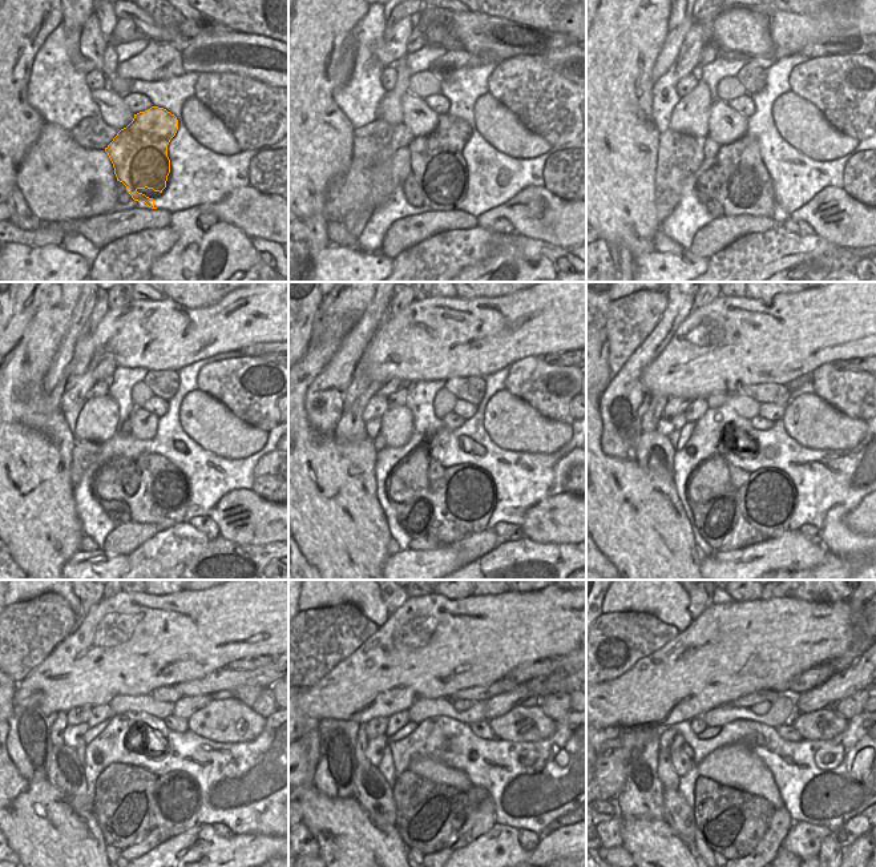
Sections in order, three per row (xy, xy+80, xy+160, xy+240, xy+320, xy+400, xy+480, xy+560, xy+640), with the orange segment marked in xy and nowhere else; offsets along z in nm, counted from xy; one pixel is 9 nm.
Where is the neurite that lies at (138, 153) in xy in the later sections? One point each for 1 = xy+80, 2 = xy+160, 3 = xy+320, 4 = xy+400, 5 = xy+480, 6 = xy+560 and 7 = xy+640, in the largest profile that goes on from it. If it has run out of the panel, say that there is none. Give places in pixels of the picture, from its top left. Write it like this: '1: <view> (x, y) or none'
1: xy+80 (439, 153)
2: xy+160 (742, 157)
3: xy+320 (464, 507)
4: xy+400 (763, 507)
5: xy+480 (177, 799)
6: xy+560 (480, 814)
7: xy+640 (780, 825)

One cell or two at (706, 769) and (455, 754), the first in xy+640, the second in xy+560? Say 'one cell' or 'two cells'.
two cells

